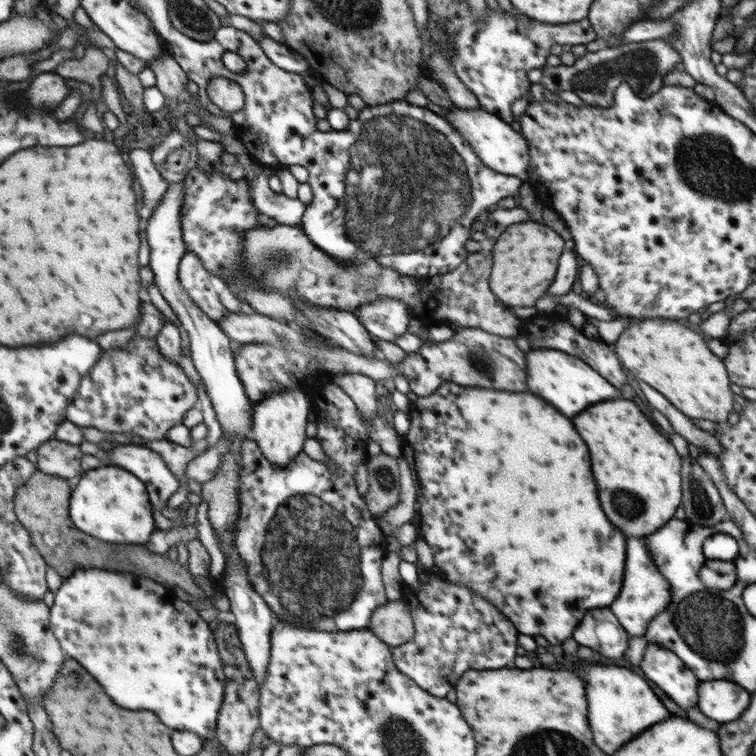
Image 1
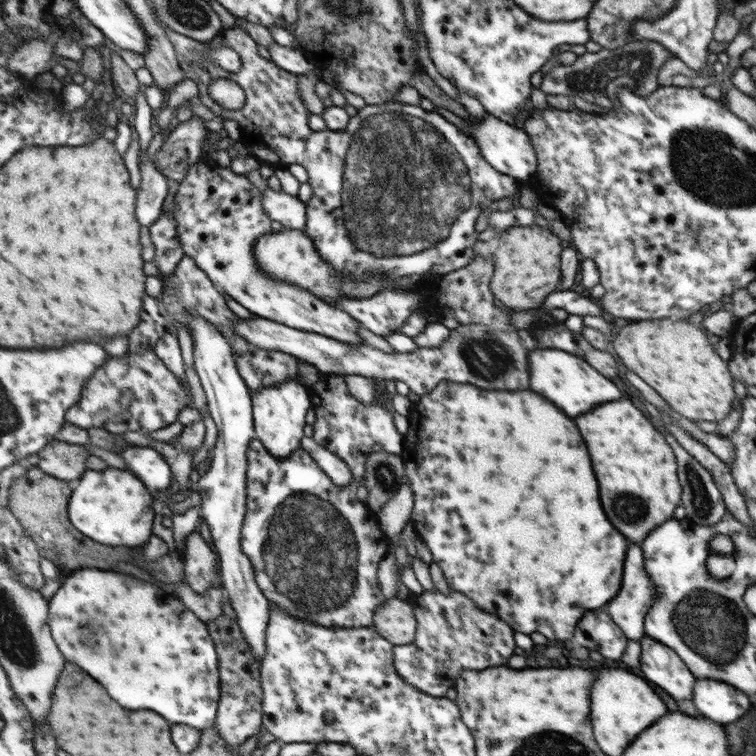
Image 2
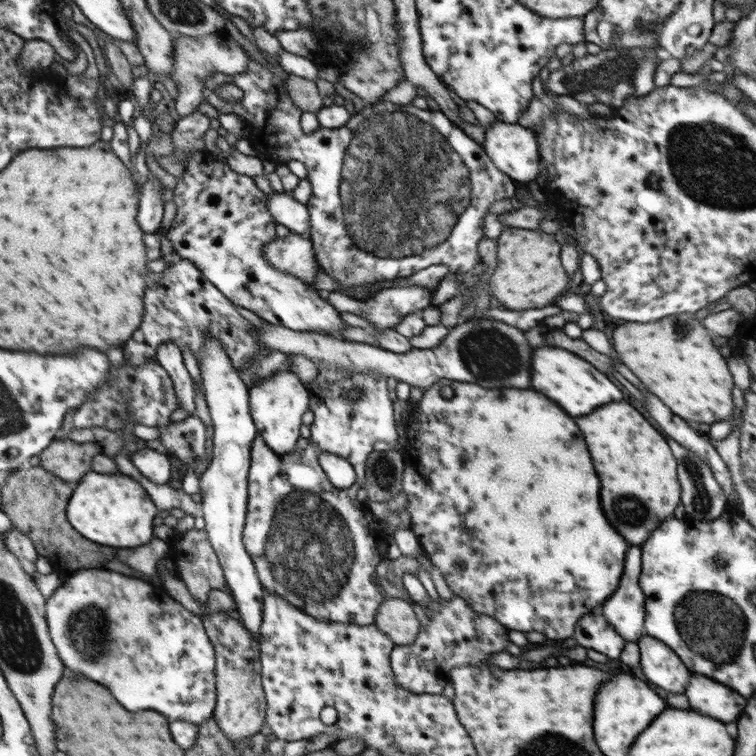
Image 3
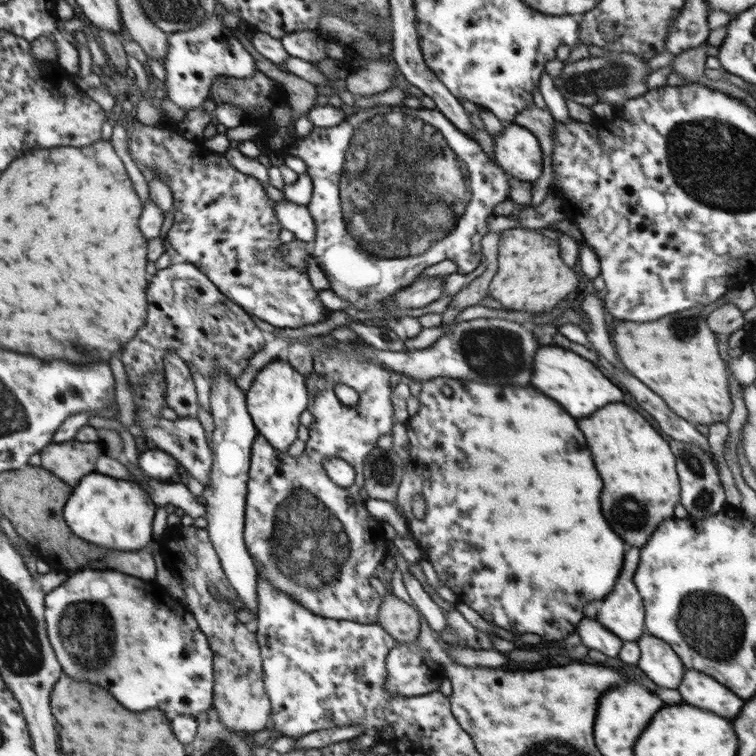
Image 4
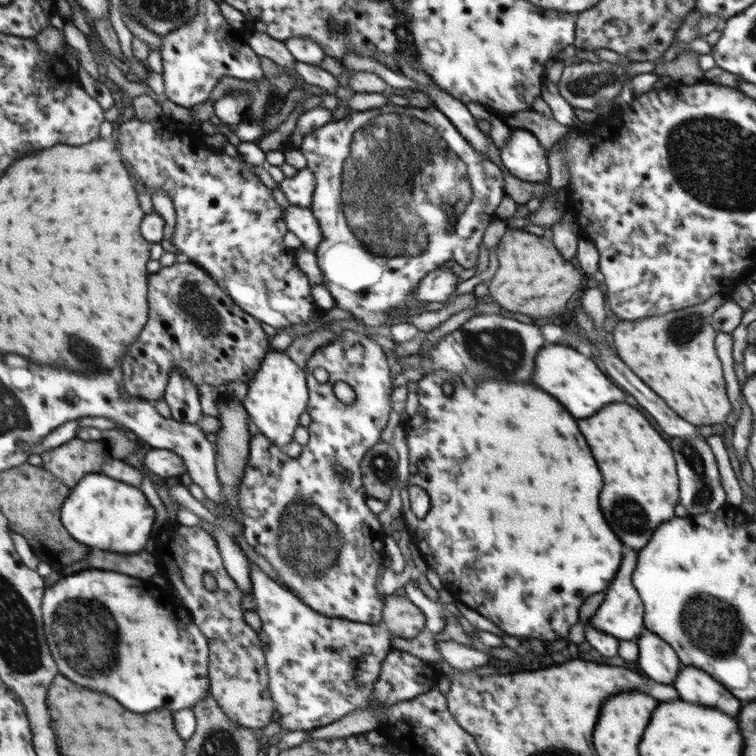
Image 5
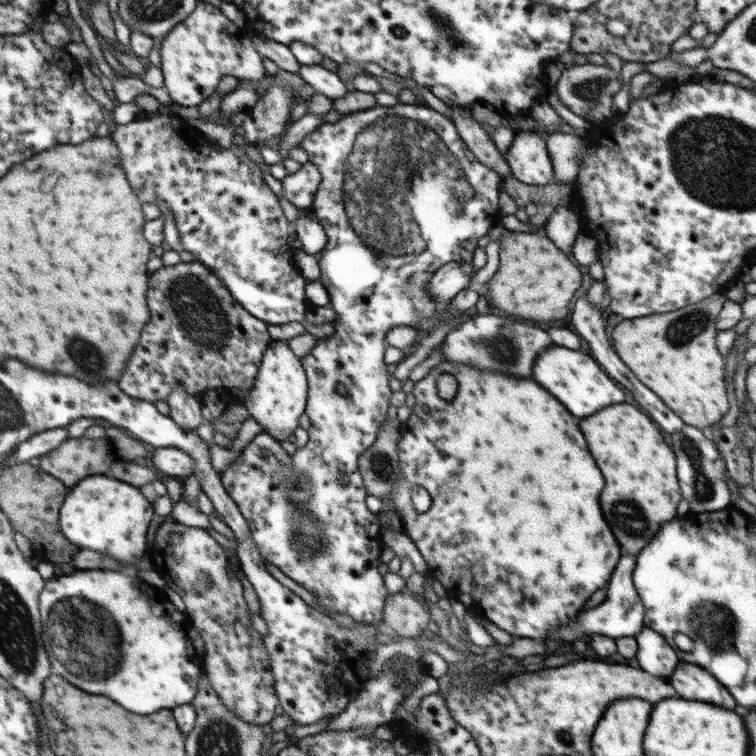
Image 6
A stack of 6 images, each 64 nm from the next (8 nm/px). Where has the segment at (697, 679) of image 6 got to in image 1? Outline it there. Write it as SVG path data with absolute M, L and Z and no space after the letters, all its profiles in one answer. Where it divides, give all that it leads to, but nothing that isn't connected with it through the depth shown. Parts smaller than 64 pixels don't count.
M731 680L699 681L698 708L709 720L726 724L739 719L751 703L751 694Z

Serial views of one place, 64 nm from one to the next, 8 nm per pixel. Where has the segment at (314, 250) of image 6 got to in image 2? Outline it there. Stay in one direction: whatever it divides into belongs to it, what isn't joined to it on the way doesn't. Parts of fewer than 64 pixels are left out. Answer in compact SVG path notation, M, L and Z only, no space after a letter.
M268 188L261 192L261 205L264 212L283 227L305 230L307 206L297 196Z

